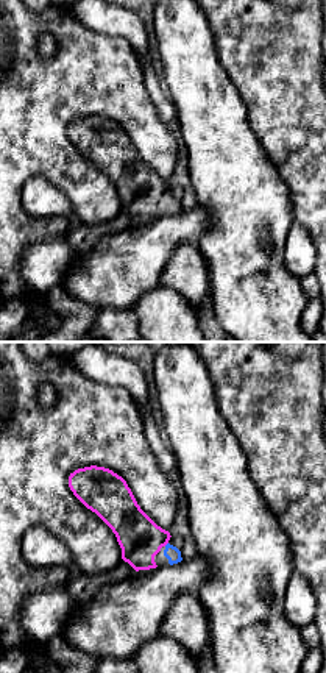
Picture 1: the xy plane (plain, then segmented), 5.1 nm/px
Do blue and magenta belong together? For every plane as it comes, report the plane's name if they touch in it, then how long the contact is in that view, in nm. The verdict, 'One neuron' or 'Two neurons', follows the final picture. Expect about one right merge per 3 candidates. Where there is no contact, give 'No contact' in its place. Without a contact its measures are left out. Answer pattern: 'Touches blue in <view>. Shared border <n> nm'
No contact

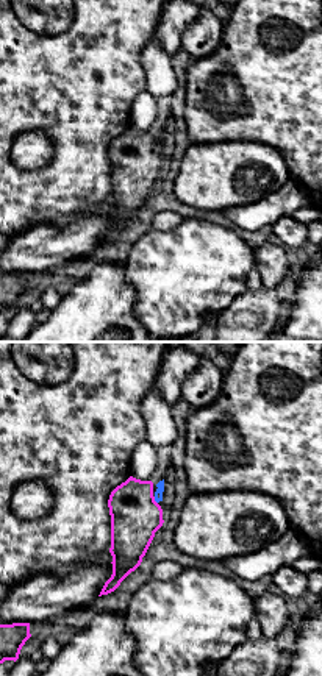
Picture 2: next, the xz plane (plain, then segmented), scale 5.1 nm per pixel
Touches blue in xz. Shared border 40 nm

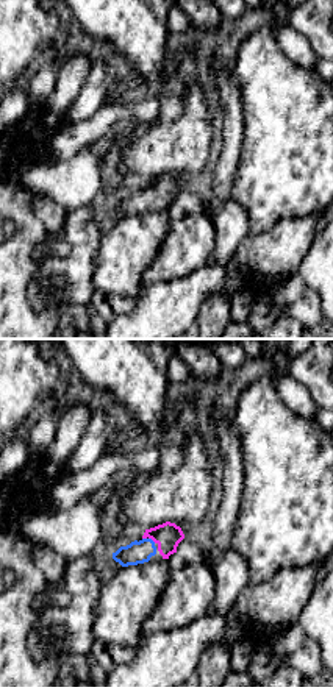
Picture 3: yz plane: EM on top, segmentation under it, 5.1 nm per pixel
Touches blue in yz. Shared border 50 nm

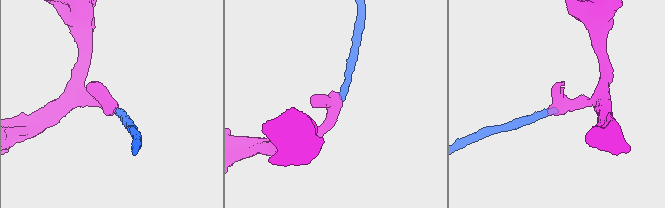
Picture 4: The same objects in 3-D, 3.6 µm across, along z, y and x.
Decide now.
One neuron

